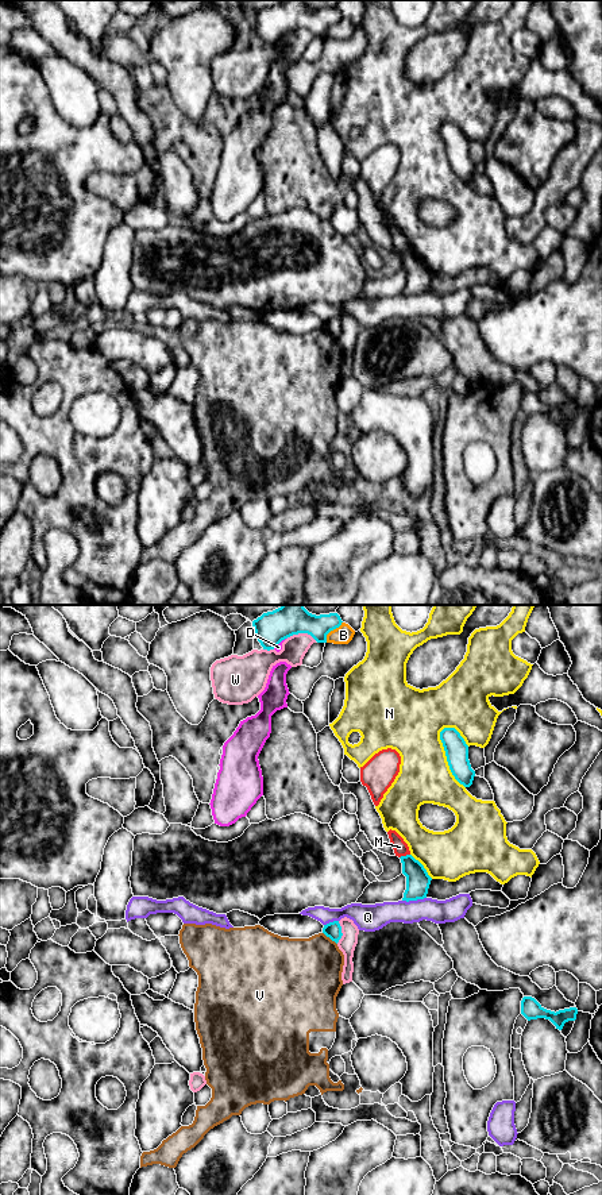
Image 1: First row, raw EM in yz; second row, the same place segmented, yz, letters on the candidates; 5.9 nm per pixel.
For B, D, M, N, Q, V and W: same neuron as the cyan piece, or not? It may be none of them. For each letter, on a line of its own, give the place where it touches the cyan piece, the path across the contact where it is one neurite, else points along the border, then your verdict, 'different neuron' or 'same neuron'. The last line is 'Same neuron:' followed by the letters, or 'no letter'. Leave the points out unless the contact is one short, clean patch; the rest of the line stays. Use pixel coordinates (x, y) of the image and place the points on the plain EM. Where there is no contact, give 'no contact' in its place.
B: meets cyan in yz at (331, 24); different neuron
D: meets cyan in yz at (278, 38); different neuron
M: meets cyan in yz at (404, 251); border along yz (409, 249), (400, 253); different neuron
N: meets cyan in yz at (447, 153); different neuron
Q: meets cyan in yz at (413, 295); different neuron
V: meets cyan in yz at (330, 332); different neuron
W: meets cyan in yz at (301, 27); different neuron
Same neuron: no letter

